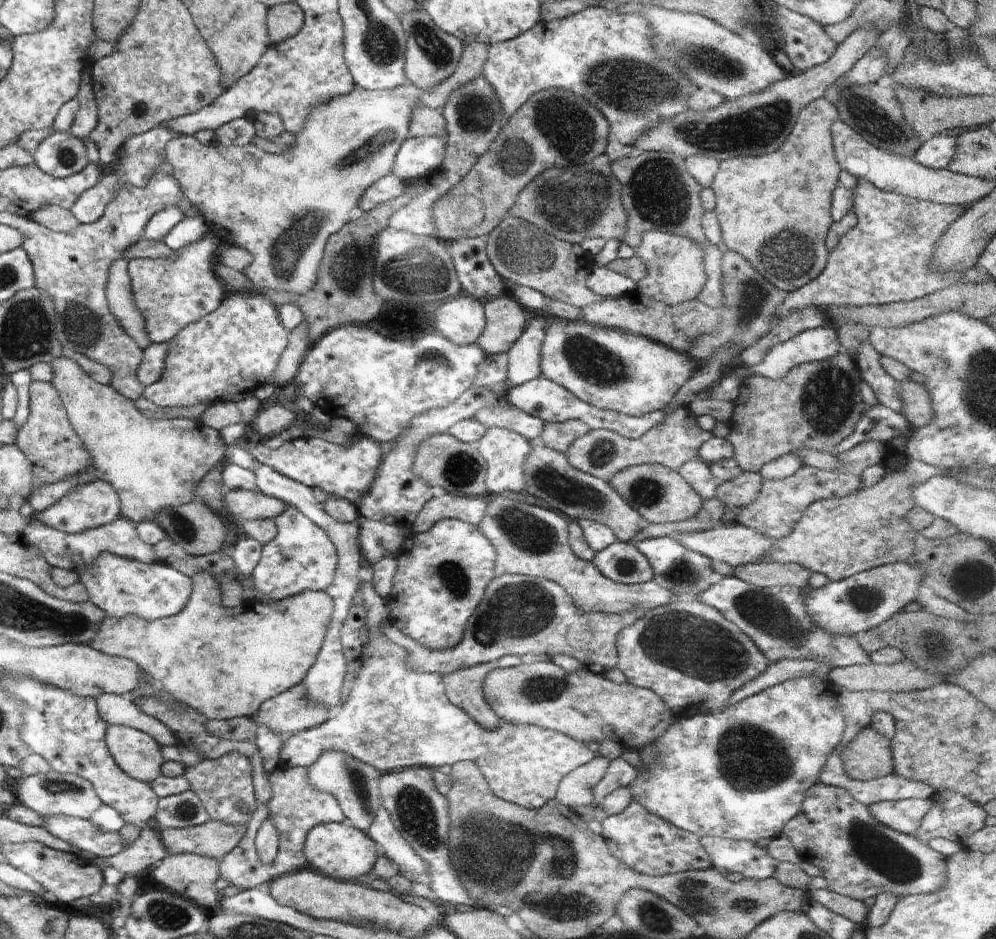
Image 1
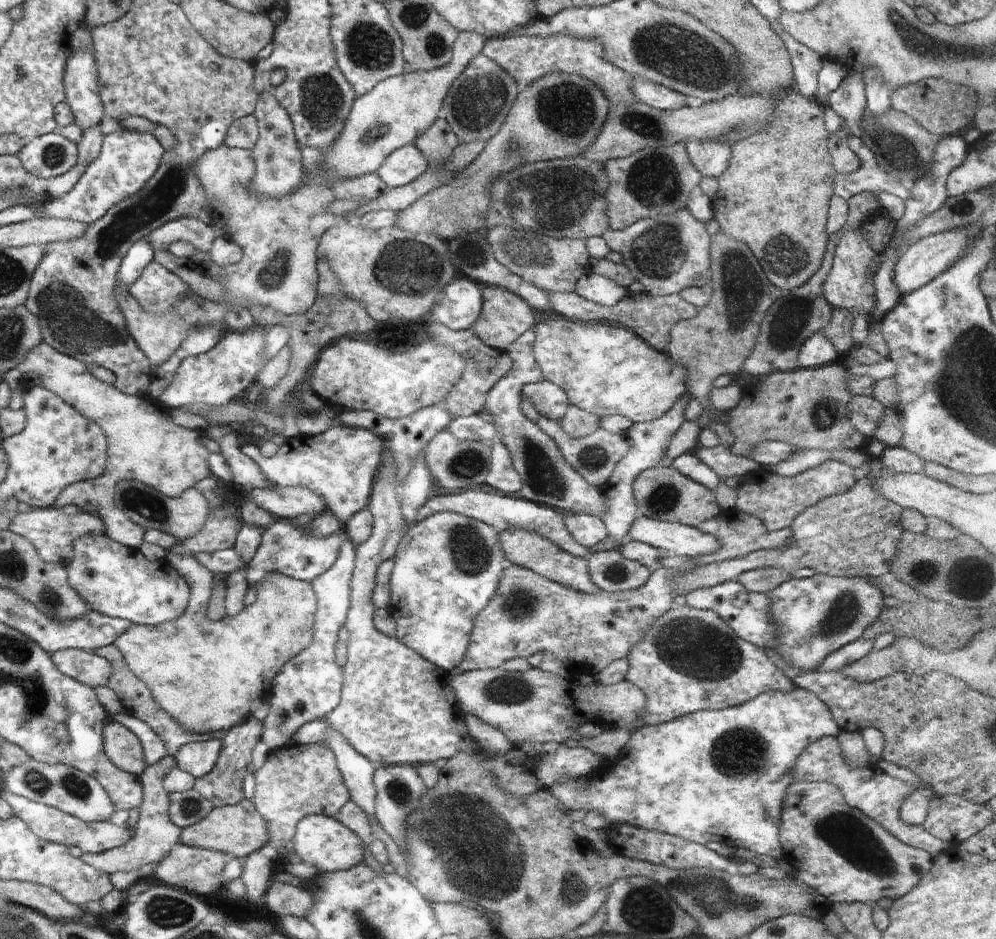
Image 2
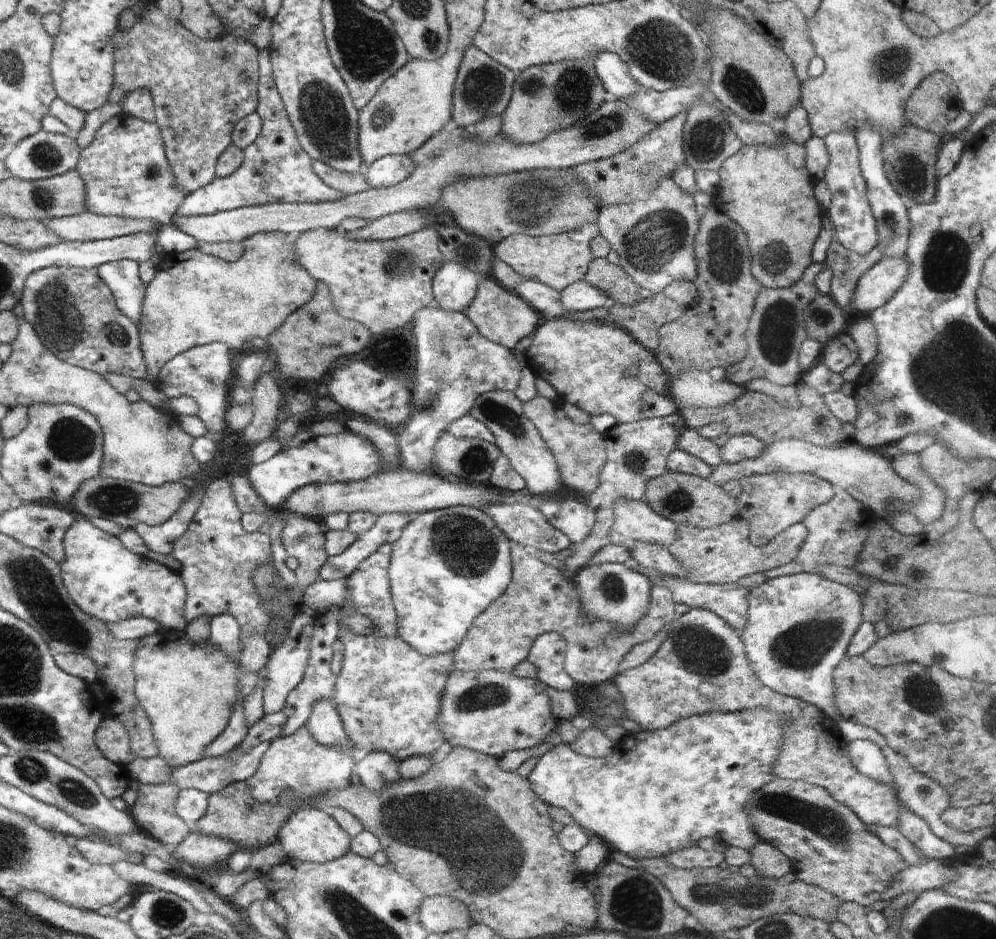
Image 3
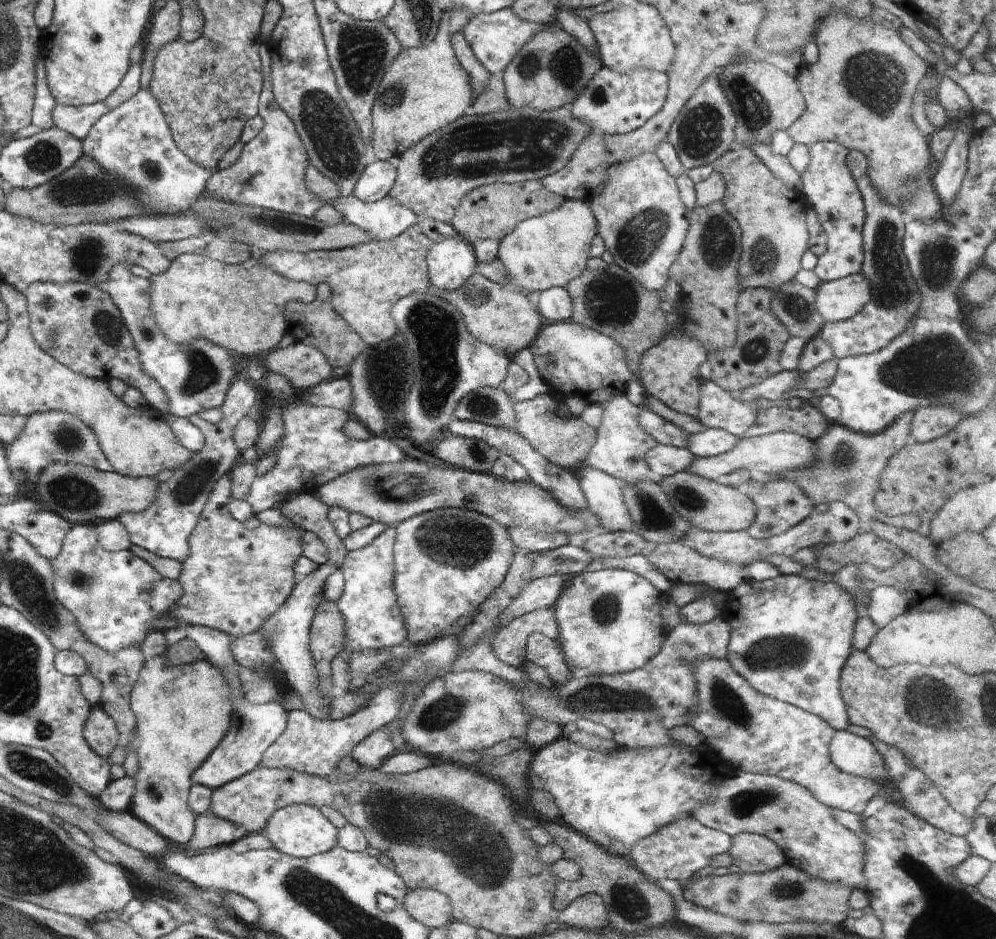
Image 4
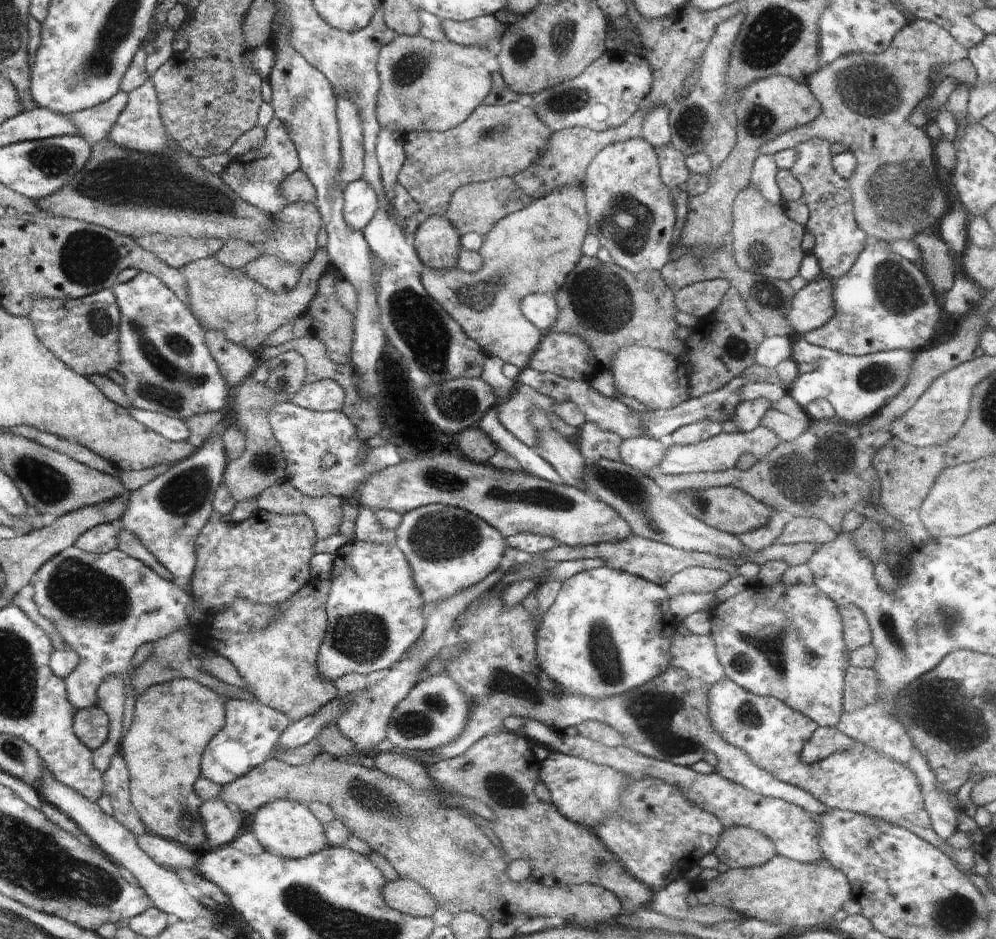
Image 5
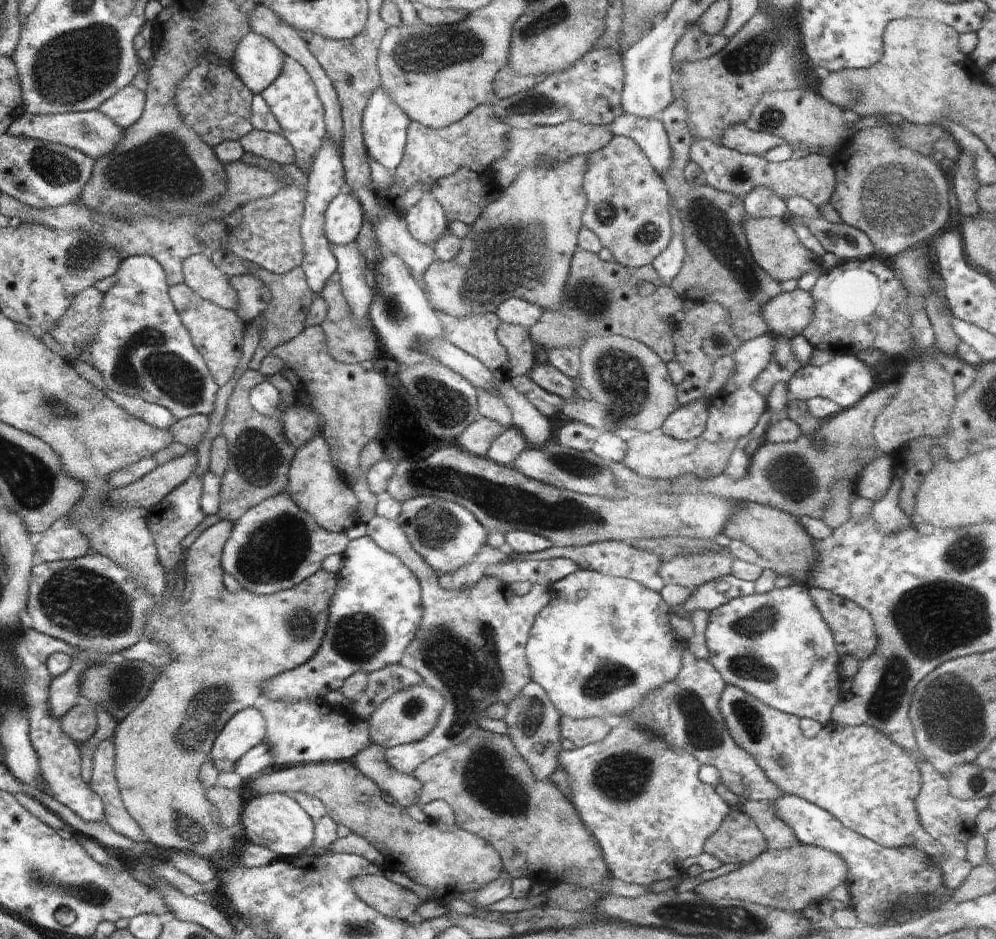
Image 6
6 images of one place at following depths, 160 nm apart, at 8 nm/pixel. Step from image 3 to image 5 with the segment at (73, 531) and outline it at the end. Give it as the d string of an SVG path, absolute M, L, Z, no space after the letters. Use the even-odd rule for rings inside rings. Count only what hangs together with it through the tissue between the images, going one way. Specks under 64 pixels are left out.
M72 545L59 552L36 573L31 581L34 588L34 602L45 619L51 620L59 628L59 635L79 655L79 666L66 678L68 700L79 710L96 706L97 690L112 675L127 674L132 656L145 642L155 643L176 631L184 631L192 641L204 641L211 628L196 626L192 622L191 596L176 582L160 577L149 566L136 557L129 557L120 549L107 553L89 553Z

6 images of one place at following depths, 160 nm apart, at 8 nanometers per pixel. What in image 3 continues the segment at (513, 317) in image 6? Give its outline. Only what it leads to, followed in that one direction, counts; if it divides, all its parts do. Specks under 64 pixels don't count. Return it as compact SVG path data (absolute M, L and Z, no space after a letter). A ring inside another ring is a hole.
M582 279L559 291L561 303L571 311L585 311L611 304L608 293Z

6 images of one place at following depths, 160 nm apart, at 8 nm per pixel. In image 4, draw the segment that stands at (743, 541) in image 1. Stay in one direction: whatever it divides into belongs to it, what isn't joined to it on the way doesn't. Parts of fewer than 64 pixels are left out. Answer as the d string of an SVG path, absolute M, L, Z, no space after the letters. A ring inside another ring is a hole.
M586 464L574 470L573 474L578 479L587 506L597 518L601 531L615 533L632 530L633 518L623 495L626 482Z

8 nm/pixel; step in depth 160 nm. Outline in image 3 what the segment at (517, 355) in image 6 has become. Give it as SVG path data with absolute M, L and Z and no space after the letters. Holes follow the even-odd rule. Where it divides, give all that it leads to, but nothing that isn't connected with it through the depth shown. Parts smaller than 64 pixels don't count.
M588 223L582 229L557 235L531 237L513 234L495 244L495 256L509 264L517 273L520 272L524 278L536 278L538 282L561 291L574 281L581 281L585 278L588 265L594 257L590 240L598 235L599 228L596 223ZM478 283L477 296L468 305L464 314L488 340L512 350L520 339L533 335L538 328L539 313L522 298L482 298L482 283Z

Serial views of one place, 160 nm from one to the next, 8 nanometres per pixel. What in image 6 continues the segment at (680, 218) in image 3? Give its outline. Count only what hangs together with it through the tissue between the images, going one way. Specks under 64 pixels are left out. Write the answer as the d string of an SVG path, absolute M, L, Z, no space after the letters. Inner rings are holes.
M616 135L604 148L589 153L587 156L587 170L583 176L583 189L588 204L582 213L582 224L598 236L604 248L612 253L612 261L622 267L644 266L652 262L670 242L670 214L668 214L668 192L662 178L654 172L648 158L640 147L628 137Z

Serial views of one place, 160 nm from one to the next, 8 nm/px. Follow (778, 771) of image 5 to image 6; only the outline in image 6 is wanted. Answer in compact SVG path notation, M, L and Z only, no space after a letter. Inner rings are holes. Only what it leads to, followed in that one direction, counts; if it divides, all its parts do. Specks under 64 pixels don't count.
M726 685L724 688L719 700L719 711L736 744L753 756L758 766L776 784L780 792L799 796L827 810L846 828L859 832L886 848L918 847L934 860L938 860L942 854L941 844L936 842L924 827L921 827L914 804L914 798L922 788L919 759L906 752L904 748L896 746L894 742L890 742L876 728L838 726L834 722L829 722L816 738L808 740L806 736L802 736L800 720L796 716L769 707L734 685Z

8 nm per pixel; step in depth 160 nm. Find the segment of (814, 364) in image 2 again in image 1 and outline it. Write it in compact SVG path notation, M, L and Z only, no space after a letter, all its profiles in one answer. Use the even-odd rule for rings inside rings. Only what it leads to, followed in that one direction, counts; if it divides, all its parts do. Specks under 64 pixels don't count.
M824 323L773 346L760 364L750 370L769 379L783 379L791 368L810 361L823 361L841 352L837 331Z

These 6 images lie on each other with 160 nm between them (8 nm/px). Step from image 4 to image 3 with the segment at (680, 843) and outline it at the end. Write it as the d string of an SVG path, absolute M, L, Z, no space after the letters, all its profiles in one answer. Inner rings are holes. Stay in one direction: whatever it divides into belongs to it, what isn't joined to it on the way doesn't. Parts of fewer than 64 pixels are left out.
M697 844L672 851L662 857L666 863L683 869L718 867L725 860L723 857L724 844L716 844L716 850L704 850Z

